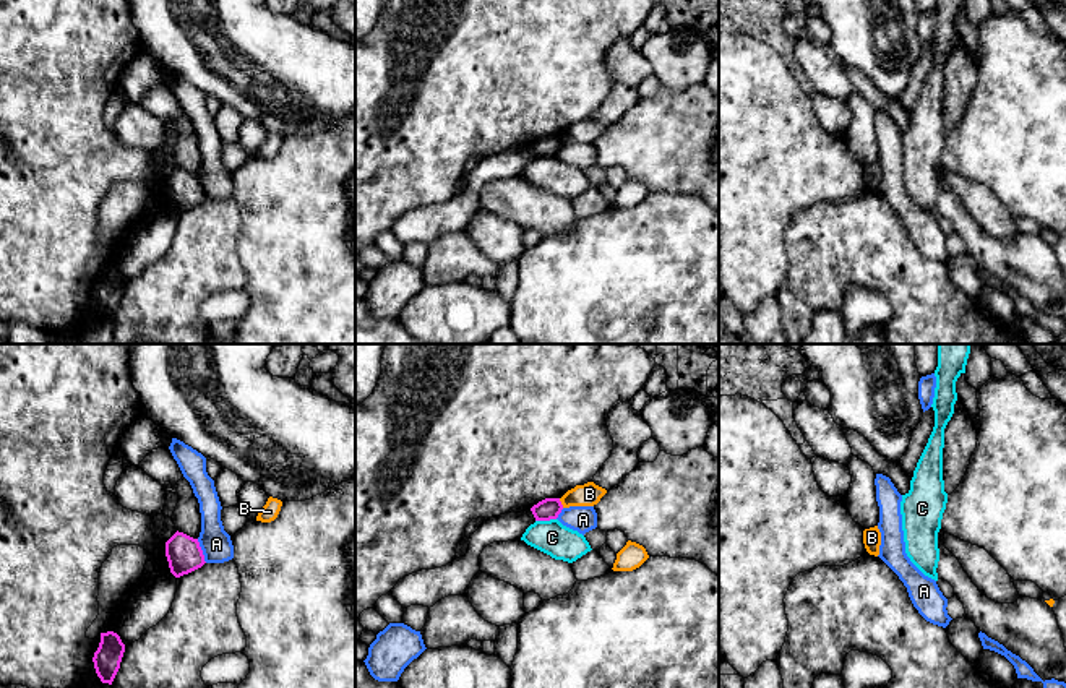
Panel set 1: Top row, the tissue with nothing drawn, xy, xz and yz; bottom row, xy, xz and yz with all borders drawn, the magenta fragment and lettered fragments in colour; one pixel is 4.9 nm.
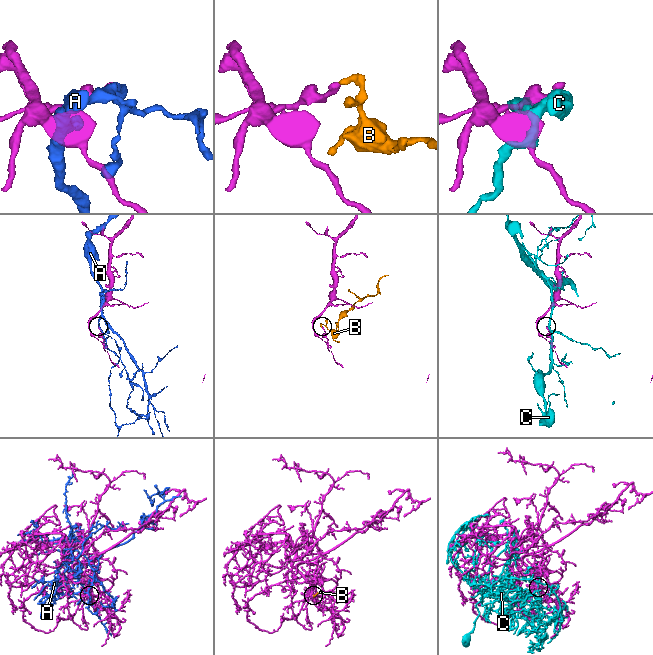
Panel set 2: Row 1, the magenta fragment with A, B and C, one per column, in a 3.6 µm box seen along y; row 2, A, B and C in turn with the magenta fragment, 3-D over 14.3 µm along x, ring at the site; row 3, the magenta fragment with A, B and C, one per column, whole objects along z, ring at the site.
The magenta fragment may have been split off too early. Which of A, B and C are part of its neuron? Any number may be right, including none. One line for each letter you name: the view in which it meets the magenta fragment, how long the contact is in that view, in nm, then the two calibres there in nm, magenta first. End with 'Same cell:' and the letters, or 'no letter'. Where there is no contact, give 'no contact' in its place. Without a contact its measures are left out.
Same cell: no letter

